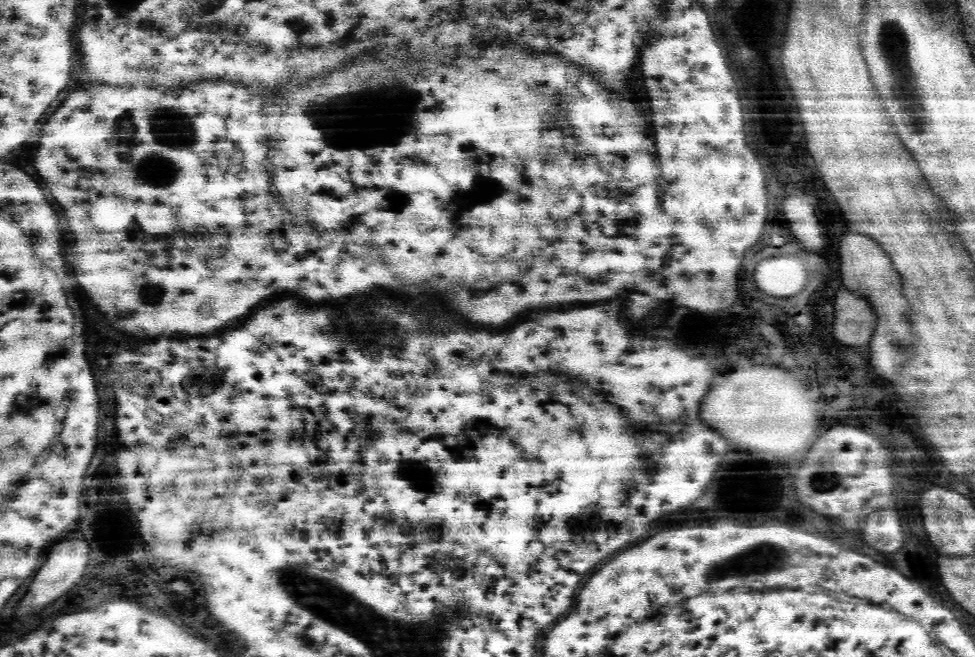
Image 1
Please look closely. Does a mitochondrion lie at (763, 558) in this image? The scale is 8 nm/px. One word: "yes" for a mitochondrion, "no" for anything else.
yes

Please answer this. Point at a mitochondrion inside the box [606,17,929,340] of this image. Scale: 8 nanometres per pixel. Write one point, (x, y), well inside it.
(892, 43)

